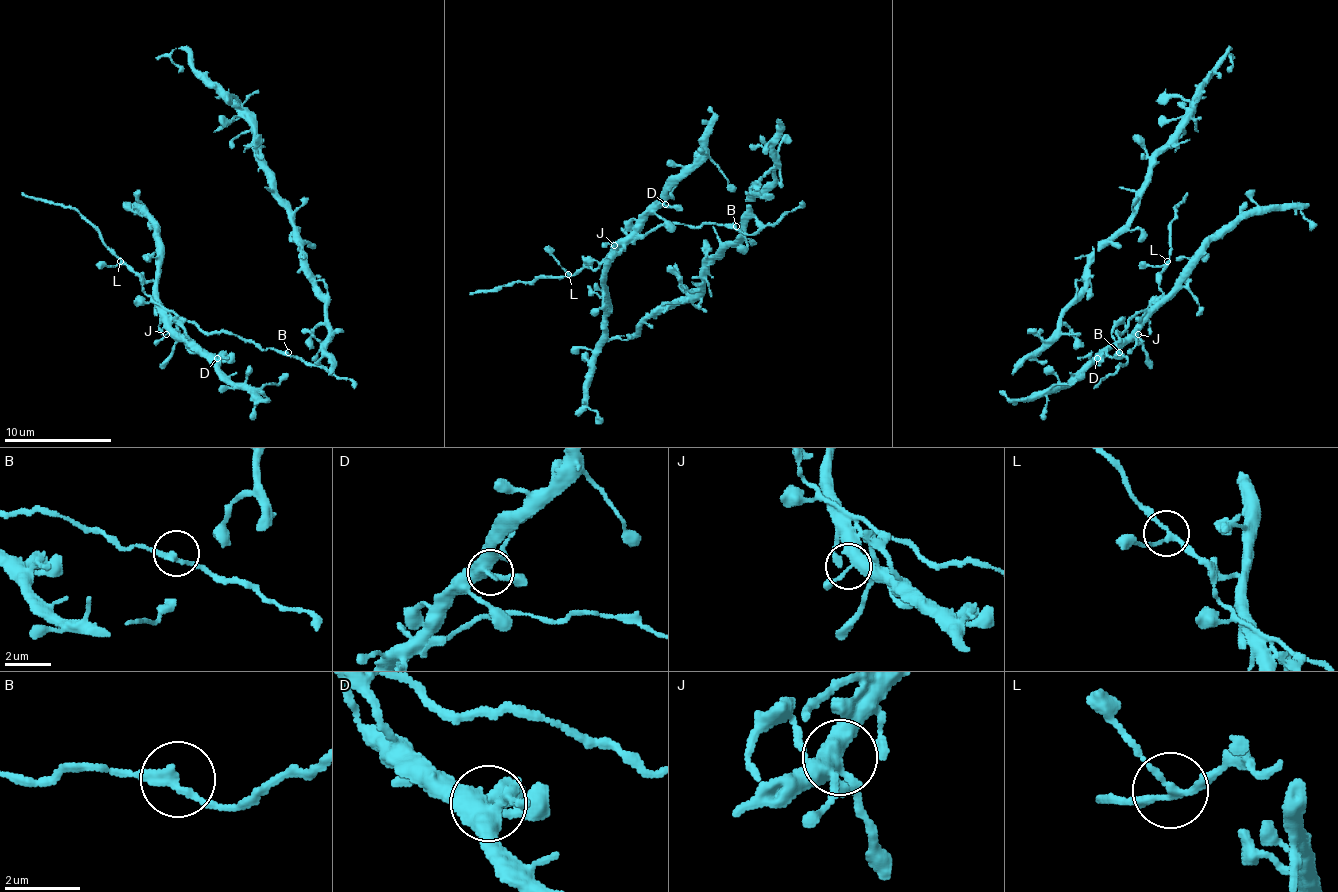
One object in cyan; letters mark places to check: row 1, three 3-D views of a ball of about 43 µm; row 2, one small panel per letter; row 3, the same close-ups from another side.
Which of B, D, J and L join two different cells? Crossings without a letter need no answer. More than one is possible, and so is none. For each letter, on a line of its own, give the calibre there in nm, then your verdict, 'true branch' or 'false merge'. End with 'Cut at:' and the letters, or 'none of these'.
B: calibre 260 nm; true branch
D: calibre 440 nm; true branch
J: calibre 360 nm; true branch
L: calibre 170 nm; true branch
Cut at: none of these

